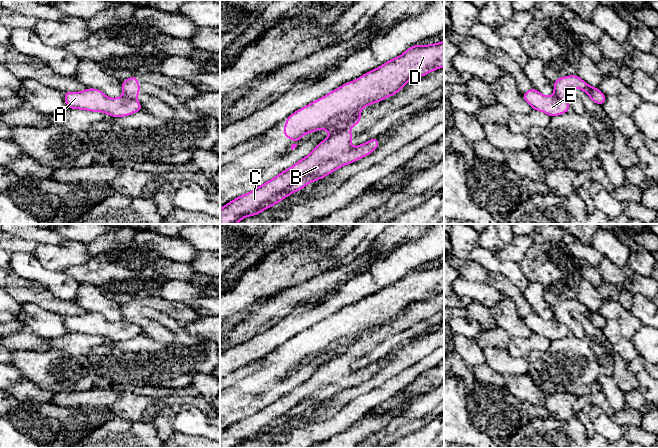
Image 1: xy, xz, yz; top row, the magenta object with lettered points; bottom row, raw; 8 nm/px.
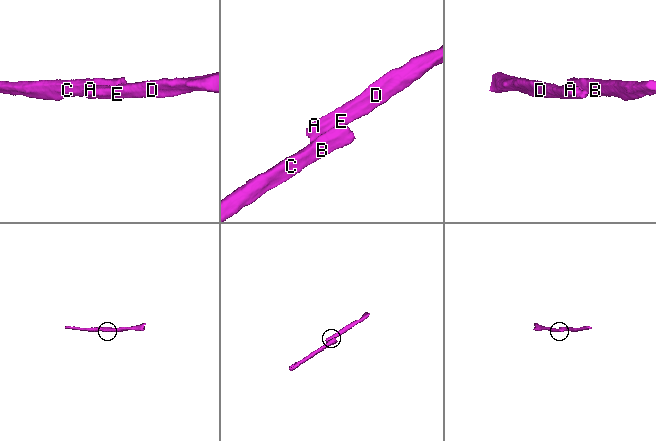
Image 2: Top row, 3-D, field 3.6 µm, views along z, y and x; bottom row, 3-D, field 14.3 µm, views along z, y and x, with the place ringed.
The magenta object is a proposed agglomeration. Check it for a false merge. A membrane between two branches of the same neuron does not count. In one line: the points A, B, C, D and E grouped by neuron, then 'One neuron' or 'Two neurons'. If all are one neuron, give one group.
Groups: A D E / B C. Two neurons

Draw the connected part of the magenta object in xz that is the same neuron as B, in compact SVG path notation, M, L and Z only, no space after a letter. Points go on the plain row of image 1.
M359 337L345 349L344 353L330 358L309 379L293 390L253 415L225 428L220 433L220 448L237 448L244 441L257 439L303 413L307 408L371 378L380 369L377 361L357 371L351 370L353 360L350 353L360 344Z

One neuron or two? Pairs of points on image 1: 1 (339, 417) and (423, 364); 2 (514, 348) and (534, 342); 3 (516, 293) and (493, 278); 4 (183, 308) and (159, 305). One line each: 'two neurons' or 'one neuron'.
1: one neuron
2: one neuron
3: one neuron
4: one neuron

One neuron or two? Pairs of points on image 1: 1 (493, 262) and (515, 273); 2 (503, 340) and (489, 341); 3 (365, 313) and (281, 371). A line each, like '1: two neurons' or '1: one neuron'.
1: one neuron
2: one neuron
3: one neuron

